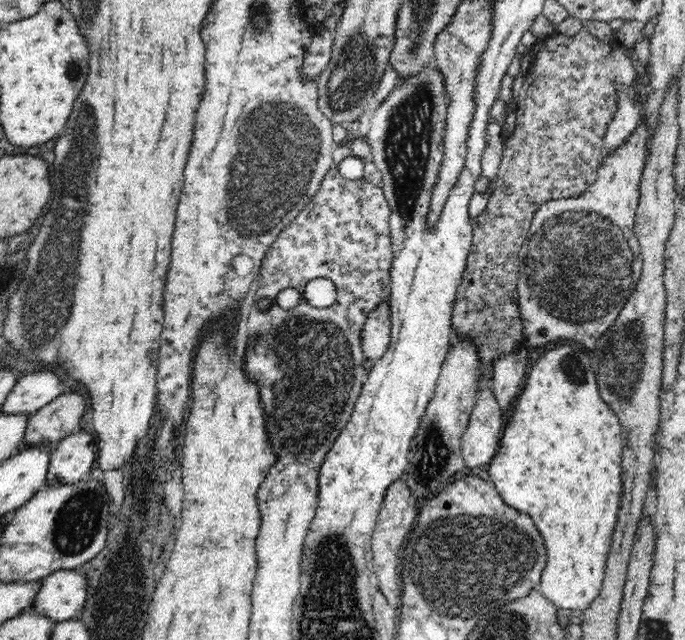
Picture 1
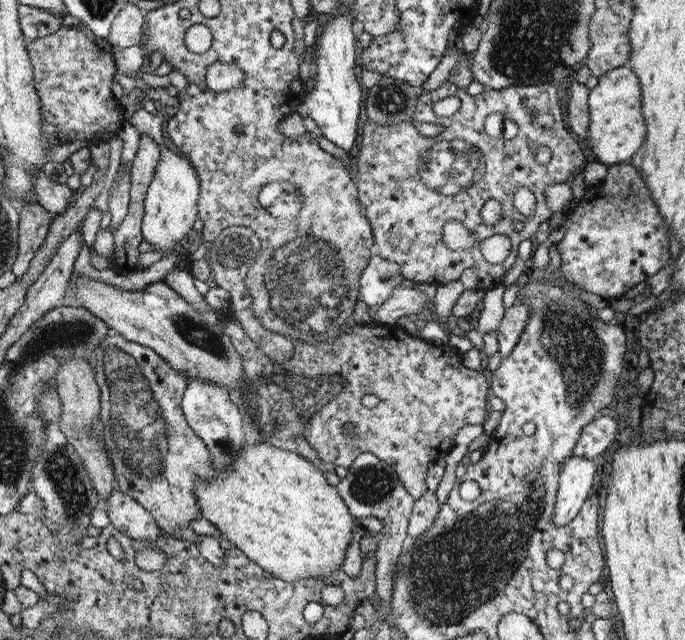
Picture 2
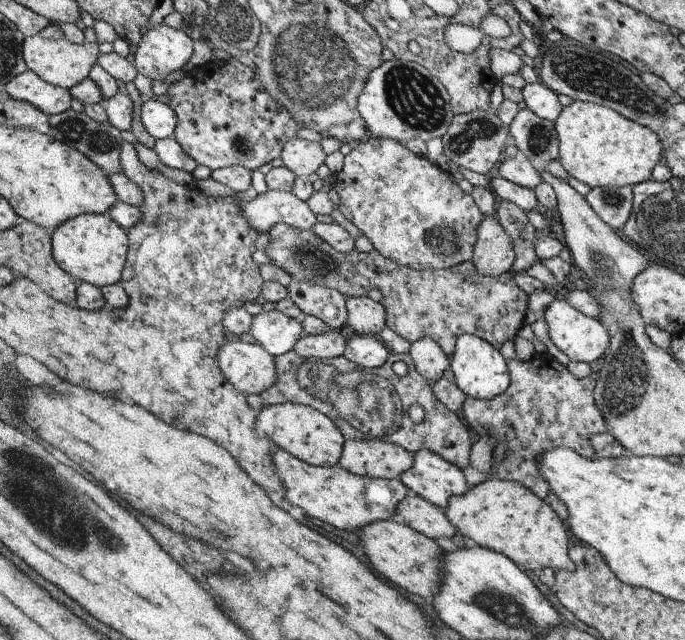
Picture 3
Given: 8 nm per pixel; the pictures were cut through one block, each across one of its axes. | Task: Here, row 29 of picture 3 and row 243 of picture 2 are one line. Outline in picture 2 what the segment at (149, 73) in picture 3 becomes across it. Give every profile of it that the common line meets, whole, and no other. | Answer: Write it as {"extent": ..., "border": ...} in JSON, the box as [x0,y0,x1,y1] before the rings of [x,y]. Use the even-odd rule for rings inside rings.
{"extent":[141,146,201,255],"border":[[[162,146],[162,156],[158,159],[157,172],[146,193],[145,213],[141,233],[144,240],[153,244],[158,252],[170,255],[182,246],[180,240],[190,232],[196,220],[196,200],[201,194],[201,182],[198,180],[196,167],[189,158],[178,156],[176,152]]]}

